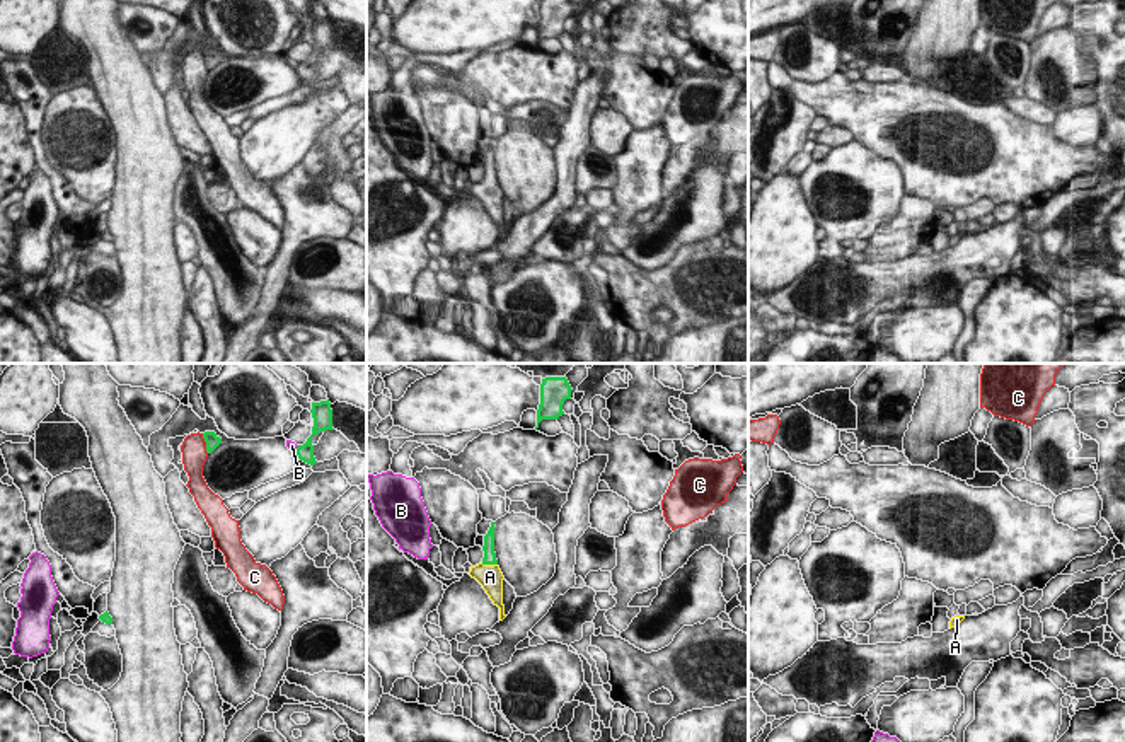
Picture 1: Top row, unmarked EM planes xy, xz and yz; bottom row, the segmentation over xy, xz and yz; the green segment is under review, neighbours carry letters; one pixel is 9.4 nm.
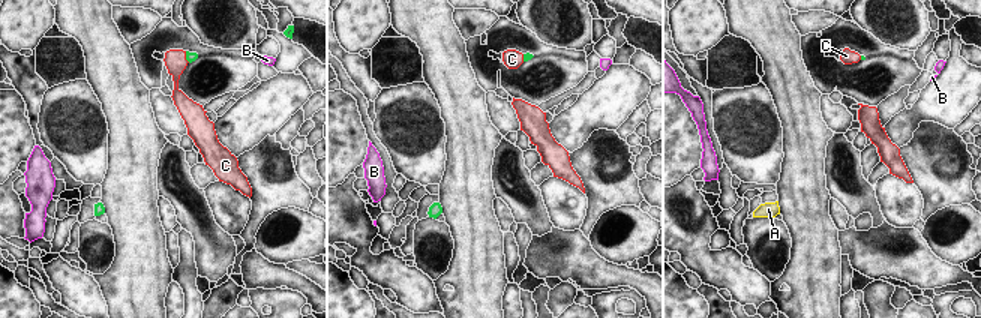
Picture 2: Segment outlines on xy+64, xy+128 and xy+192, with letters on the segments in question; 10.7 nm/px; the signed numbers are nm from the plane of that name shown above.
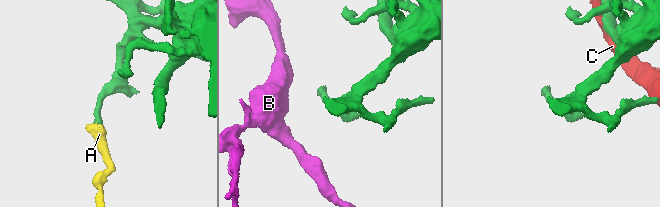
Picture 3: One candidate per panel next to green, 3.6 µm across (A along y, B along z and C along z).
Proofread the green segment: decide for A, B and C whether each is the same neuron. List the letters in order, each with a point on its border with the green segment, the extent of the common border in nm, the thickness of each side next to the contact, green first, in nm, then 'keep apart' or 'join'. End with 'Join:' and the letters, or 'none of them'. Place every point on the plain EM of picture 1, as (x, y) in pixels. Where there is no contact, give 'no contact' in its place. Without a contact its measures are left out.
A: xz (490, 181) | 160 nm | 130/220 nm | join
B: xy (297, 67) | 80 nm | 160/90 nm | keep apart
C: xy (207, 62) | 200 nm | 130/240 nm | keep apart
Join: A

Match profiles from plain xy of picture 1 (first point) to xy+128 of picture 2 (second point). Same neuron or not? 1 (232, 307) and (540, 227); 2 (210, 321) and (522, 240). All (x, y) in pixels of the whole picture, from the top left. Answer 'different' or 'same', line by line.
1: same
2: same

